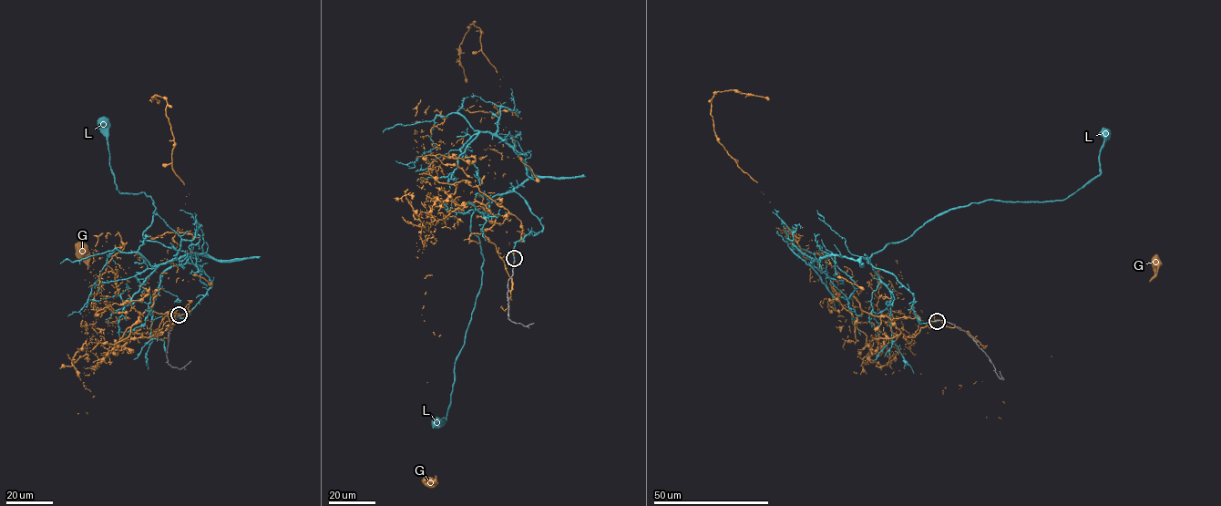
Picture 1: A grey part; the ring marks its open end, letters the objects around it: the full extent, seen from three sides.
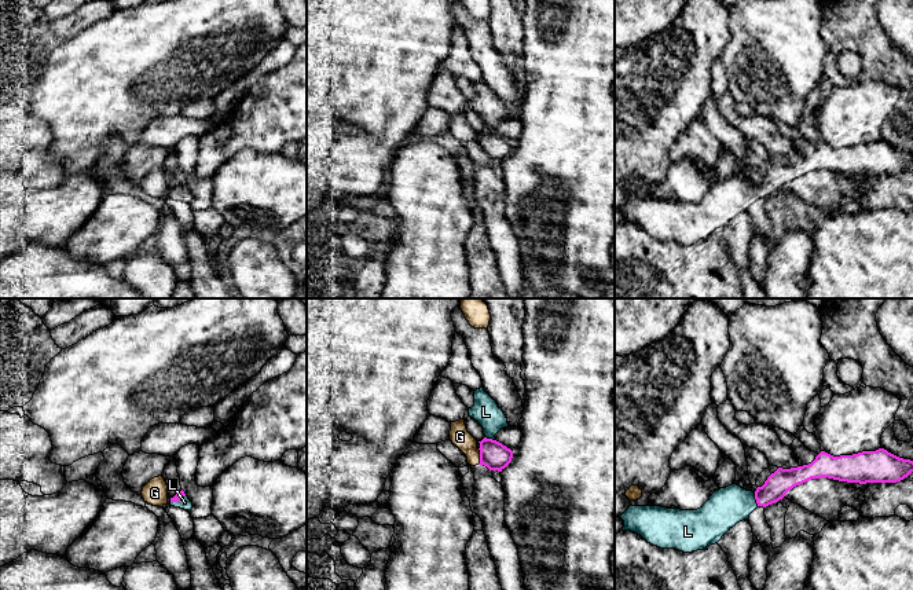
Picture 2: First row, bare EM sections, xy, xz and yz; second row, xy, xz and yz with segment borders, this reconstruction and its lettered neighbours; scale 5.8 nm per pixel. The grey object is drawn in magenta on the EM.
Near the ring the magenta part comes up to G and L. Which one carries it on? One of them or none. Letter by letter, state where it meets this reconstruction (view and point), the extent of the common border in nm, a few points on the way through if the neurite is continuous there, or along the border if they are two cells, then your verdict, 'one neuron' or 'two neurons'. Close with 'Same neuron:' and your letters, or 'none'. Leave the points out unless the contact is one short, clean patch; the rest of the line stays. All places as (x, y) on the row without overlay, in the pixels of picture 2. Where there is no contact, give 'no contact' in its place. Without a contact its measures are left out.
G: meets magenta in xz at (480, 149); contact 100 nm long; border along xz (477, 140), (479, 156); two neurons
L: meets magenta in yz at (755, 190); contact 80 nm long; runs through yz (778, 175), (767, 186), (755, 190), (726, 198); one neuron
Same neuron: L

